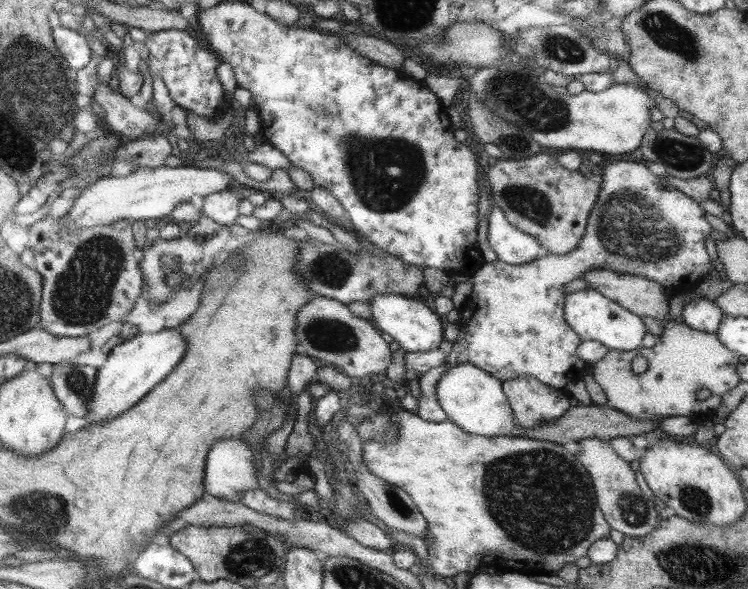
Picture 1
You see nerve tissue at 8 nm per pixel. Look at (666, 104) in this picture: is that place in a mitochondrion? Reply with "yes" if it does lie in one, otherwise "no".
no

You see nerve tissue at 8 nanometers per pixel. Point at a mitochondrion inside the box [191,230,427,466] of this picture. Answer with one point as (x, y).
(325, 334)

